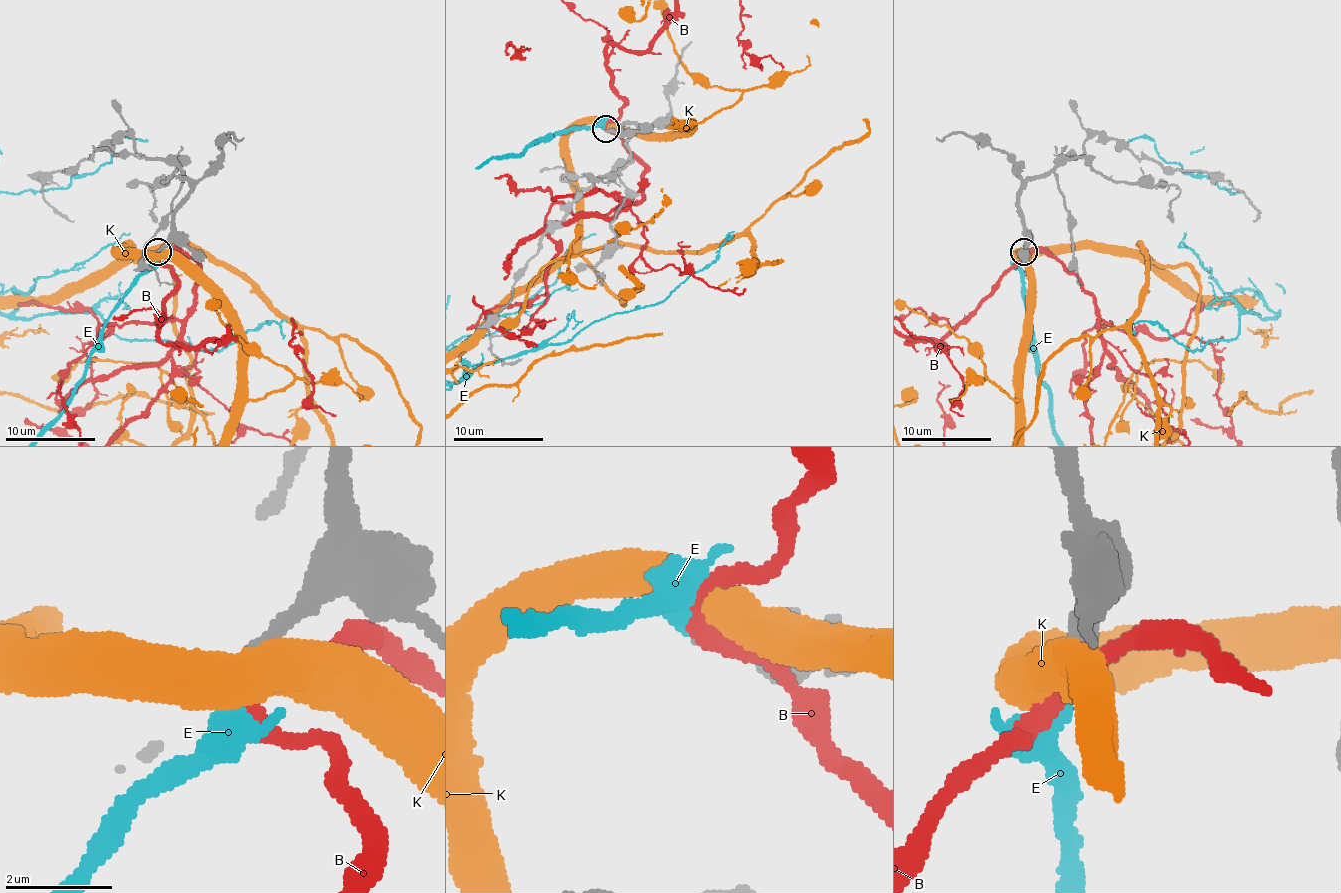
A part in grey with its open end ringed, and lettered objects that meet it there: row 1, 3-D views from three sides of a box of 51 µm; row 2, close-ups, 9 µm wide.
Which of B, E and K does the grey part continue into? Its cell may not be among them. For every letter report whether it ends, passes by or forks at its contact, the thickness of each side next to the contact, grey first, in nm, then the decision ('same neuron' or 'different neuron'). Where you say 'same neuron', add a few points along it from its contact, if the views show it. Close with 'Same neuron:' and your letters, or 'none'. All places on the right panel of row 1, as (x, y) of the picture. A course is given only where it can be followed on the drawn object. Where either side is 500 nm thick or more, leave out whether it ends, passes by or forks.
B: it passes by; 300 nm thick on the grey side, 300 nm on the other; different neuron
E: it ends there; 320 nm thick on the grey side, 280 nm on the other; same neuron
K: it forks there; 360 nm thick on the grey side, 440 nm on the other; different neuron
Same neuron: E

